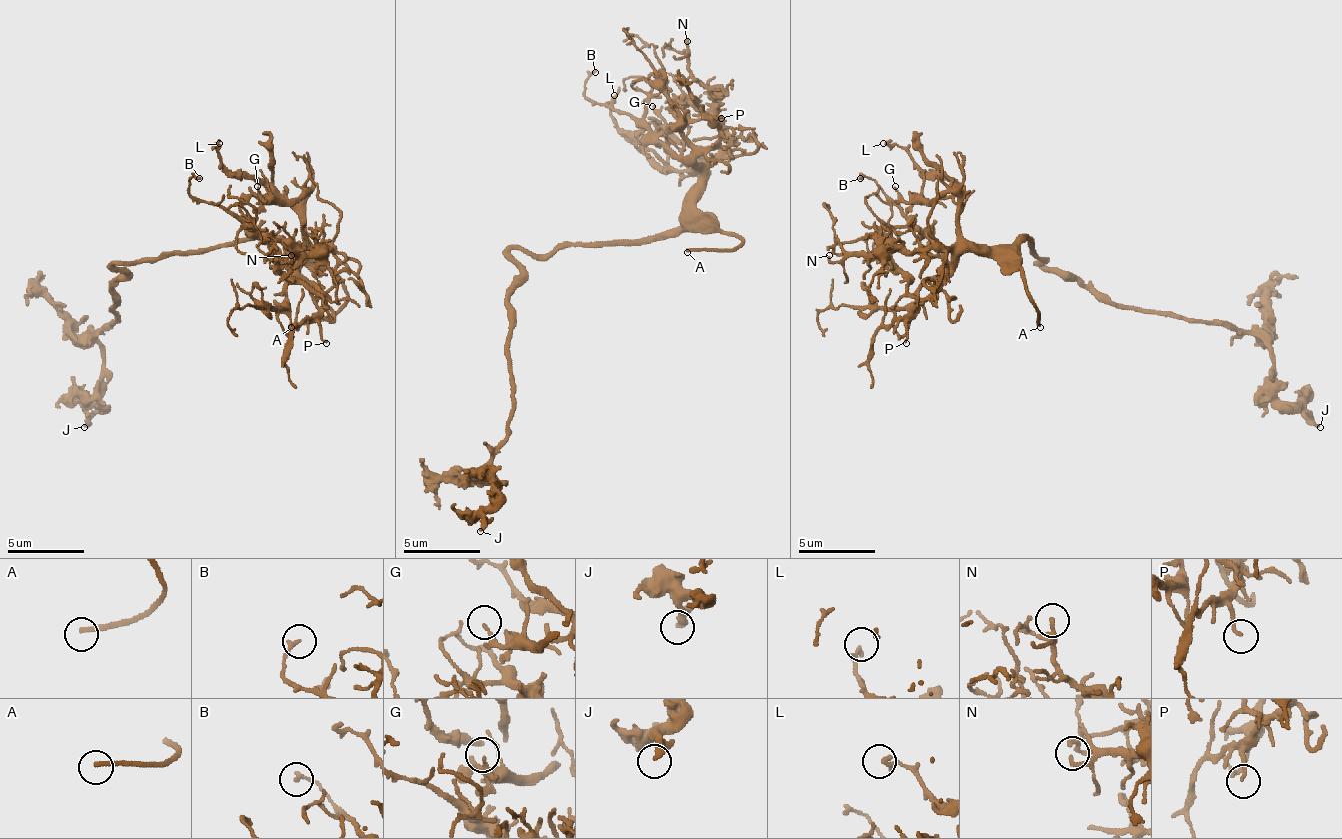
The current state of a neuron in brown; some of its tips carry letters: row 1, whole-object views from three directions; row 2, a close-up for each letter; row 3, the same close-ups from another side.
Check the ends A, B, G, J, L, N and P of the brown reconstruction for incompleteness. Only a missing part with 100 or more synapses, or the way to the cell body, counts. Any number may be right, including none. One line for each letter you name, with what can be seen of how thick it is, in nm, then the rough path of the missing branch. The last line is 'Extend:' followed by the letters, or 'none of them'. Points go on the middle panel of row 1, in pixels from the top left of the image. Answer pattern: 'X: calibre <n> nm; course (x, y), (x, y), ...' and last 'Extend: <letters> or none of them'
A: calibre 200 nm
Extend: A

